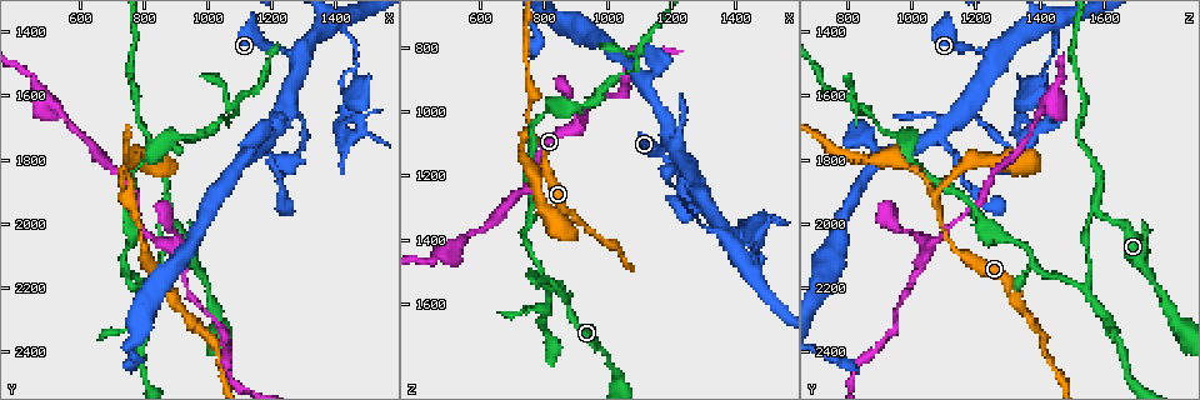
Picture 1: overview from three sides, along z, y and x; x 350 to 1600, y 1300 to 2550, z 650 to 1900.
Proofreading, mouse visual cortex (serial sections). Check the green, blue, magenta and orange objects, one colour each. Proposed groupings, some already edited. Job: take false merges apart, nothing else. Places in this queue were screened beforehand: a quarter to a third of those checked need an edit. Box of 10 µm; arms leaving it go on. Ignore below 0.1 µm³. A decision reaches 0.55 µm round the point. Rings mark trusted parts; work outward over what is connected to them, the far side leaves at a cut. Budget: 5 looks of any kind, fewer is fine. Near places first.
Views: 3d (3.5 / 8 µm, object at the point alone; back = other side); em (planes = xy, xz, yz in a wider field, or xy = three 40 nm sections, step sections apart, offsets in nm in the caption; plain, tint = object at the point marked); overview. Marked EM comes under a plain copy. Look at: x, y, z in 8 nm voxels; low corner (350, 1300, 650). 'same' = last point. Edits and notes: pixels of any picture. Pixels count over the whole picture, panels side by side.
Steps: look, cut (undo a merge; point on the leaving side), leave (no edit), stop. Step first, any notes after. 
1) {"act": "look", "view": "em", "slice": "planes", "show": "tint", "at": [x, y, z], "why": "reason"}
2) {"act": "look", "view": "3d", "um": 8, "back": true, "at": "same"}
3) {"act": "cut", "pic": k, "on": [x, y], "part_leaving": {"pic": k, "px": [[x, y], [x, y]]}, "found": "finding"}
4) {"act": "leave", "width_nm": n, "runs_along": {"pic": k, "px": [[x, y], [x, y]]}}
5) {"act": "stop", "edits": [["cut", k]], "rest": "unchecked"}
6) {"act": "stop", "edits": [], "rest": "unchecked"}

{"act": "look", "view": "3d", "um": 3.5, "at": [1460, 1480, 1440], "why": "a narrow waist"}

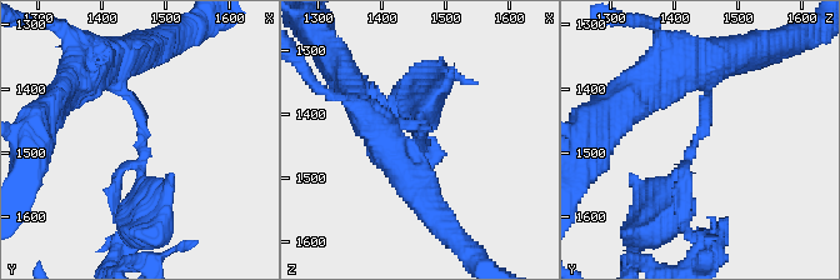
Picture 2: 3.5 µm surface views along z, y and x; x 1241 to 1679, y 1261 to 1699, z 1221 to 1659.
{"act": "look", "view": "em", "slice": "xy", "step": 3, "show": "tint", "at": [1465, 1480, 1440], "why": "now the EM"}

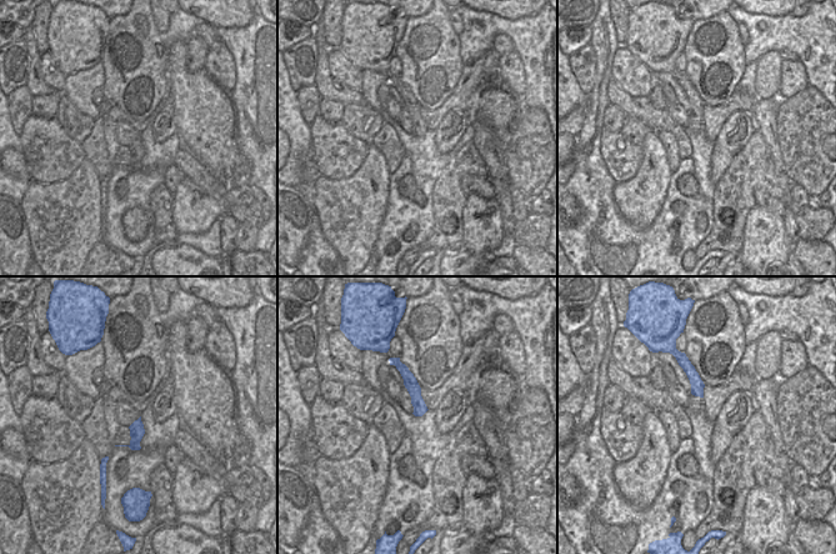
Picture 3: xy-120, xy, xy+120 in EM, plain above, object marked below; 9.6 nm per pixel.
{"act": "cut", "pic": 2, "on": [681, 194], "width_nm": 130, "part_leaving": {"pic": 2, "px": [[681, 164], [675, 199], [634, 260]]}, "found": "a second cell is stuck on"}

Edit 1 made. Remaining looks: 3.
{"act": "look", "view": "overview", "why": "see it whole again"}

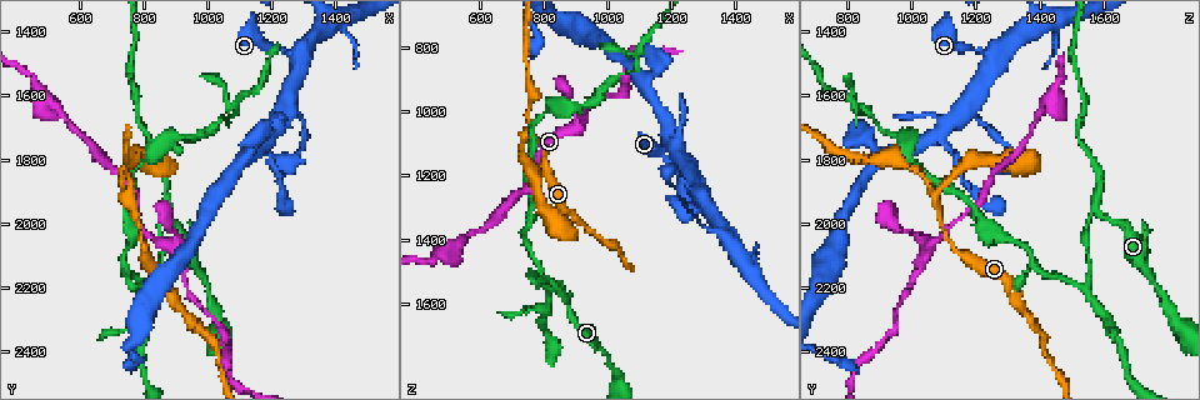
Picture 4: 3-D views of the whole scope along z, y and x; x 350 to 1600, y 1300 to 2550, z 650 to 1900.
{"act": "look", "view": "3d", "um": 3.5, "back": true, "at": [880, 1960, 1580], "why": "three arms meet"}

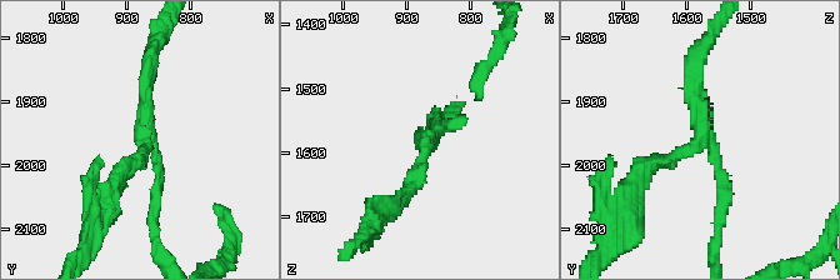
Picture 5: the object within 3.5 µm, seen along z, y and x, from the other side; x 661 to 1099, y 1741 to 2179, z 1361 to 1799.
{"act": "look", "view": "em", "slice": "xy", "step": 2, "show": "tint", "at": [870, 1960, 1585], "arms": 3, "arm_widths_nm": [150, 200, 200]}

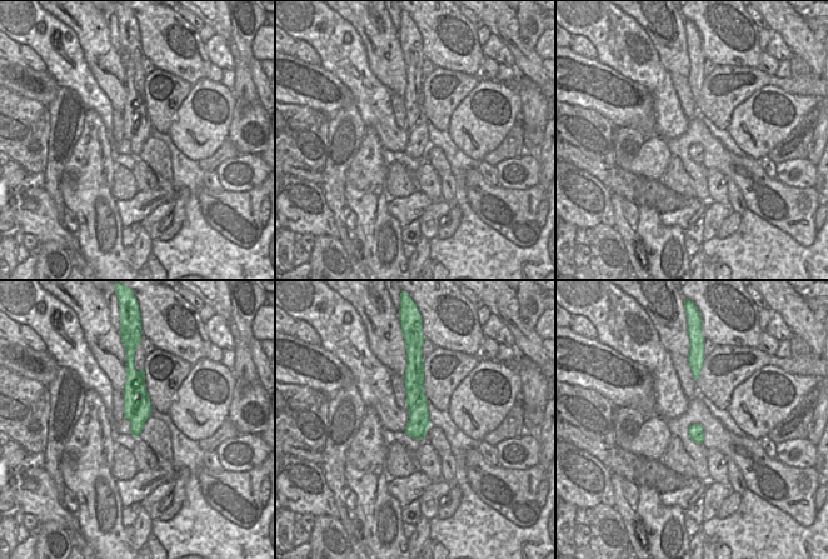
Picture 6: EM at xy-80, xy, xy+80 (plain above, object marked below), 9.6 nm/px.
{"act": "cut", "pic": 5, "on": [155, 189], "width_nm": 200, "part_leaving": {"pic": 5, "px": [[154, 145], [154, 245], [165, 260]]}, "found": "a second cell is stuck on"}

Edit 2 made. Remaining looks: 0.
{"act": "stop", "edits": [["cut", 2], ["cut", 5]], "rest": "unchecked"}

